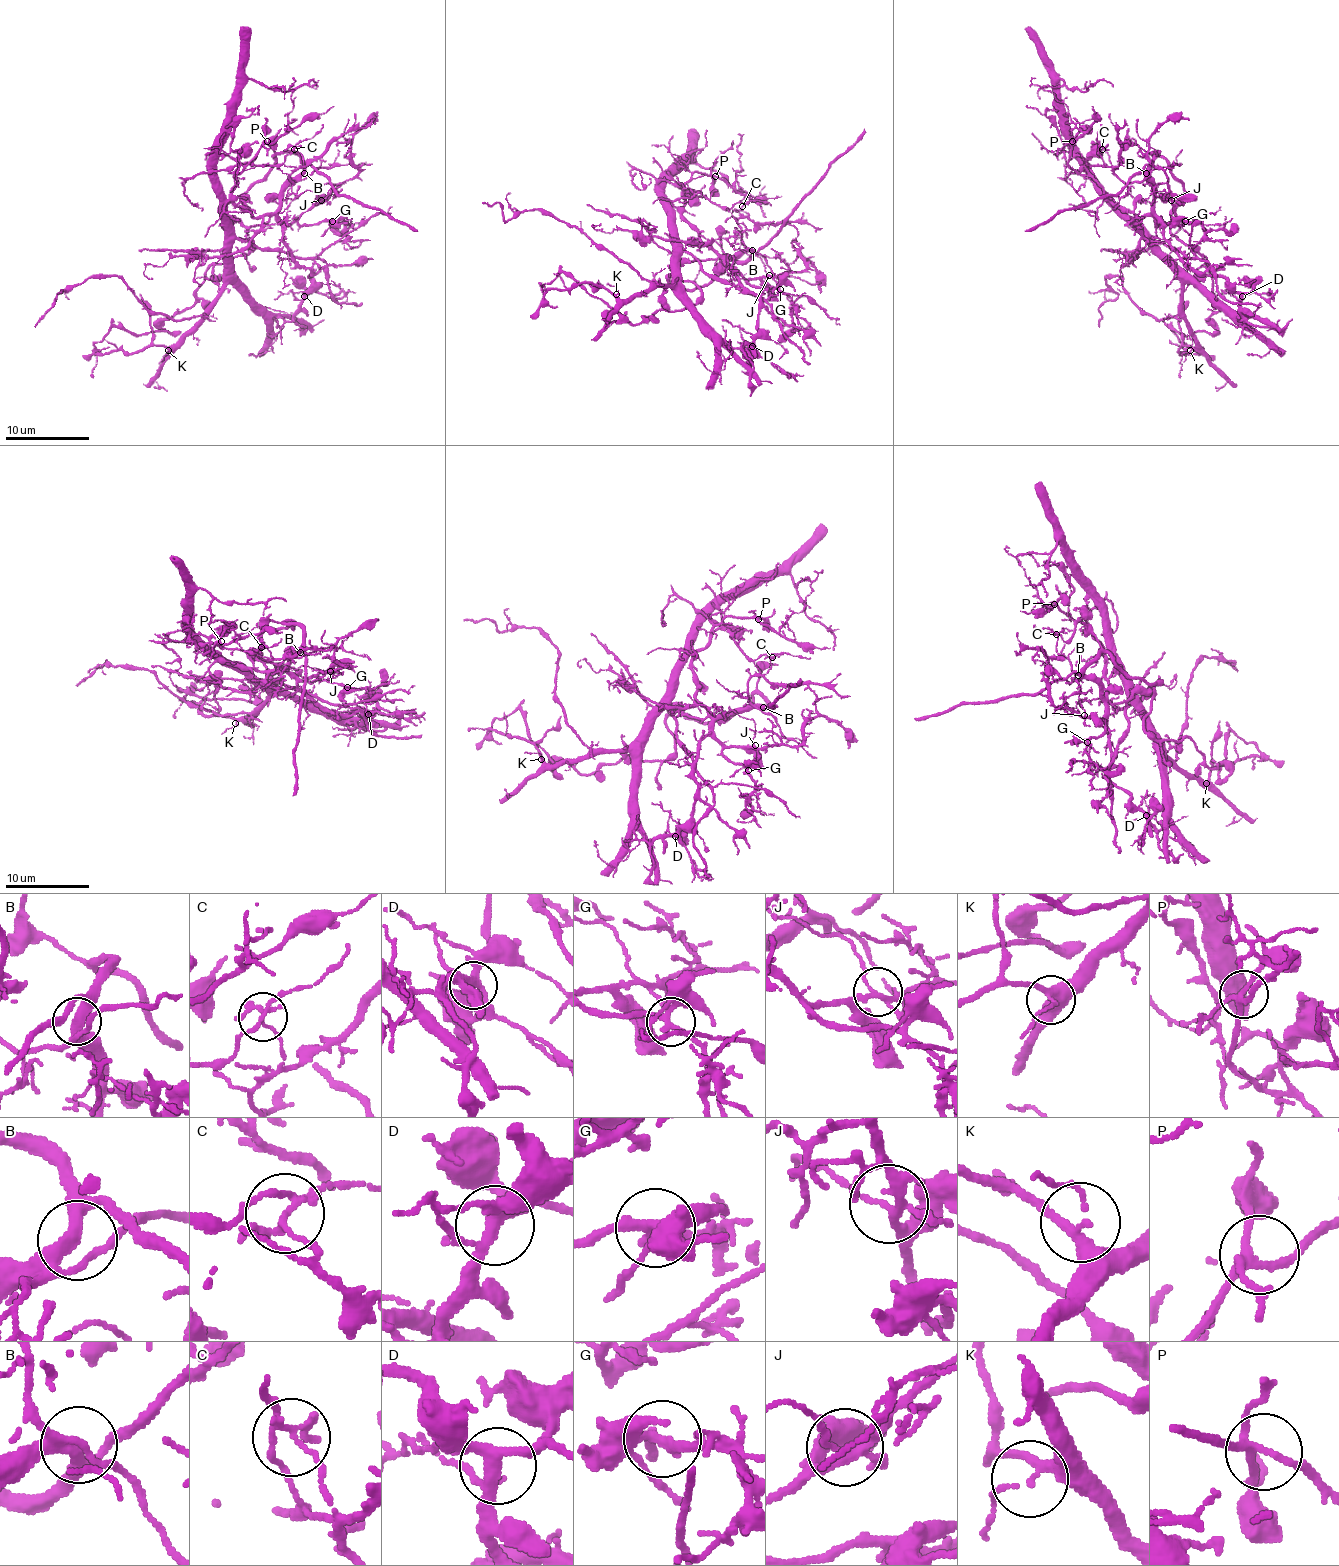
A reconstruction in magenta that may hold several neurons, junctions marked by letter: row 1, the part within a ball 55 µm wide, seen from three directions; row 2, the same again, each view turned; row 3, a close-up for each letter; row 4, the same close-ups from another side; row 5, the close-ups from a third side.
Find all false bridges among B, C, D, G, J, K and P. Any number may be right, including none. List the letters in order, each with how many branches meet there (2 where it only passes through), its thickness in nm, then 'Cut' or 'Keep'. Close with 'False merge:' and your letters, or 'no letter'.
B: Branches: 4. Thickness 320 nm. Keep
C: Branches: 4. Thickness 130 nm. Cut
D: Branches: 4. Thickness 280 nm. Keep
G: Branches: 4. Thickness 240 nm. Keep
J: Branches: 4. Thickness 180 nm. Keep
K: Branches: 3. Thickness 220 nm. Keep
P: Branches: 4. Thickness 200 nm. Keep
False merge: C

